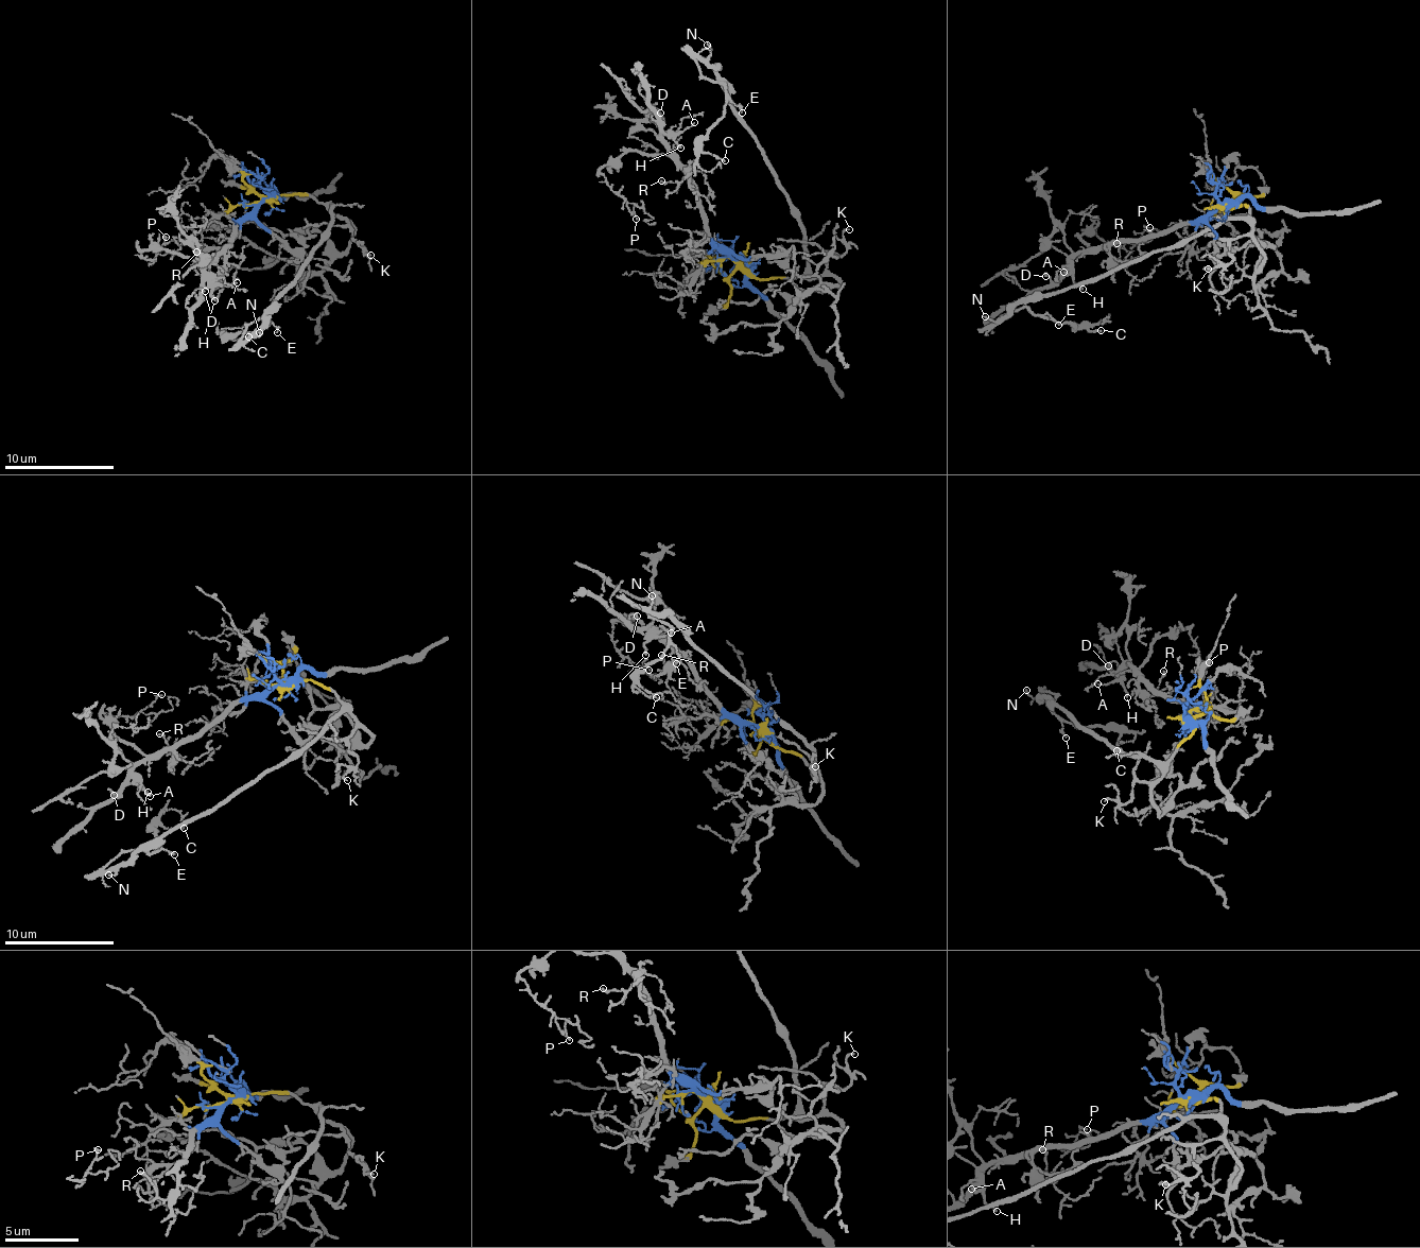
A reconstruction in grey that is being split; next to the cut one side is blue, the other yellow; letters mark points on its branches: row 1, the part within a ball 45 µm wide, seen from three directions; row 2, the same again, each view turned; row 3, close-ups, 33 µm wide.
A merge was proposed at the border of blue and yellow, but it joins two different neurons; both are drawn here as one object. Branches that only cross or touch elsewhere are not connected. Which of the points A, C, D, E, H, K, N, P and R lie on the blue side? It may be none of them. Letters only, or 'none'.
A, D, H, P, R

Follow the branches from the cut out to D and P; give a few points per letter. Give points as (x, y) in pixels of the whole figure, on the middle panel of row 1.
D: (742, 263), (709, 234), (696, 187), (661, 140), (664, 131), (652, 118), (660, 111)
P: (742, 263), (709, 234), (696, 187), (668, 156), (631, 150), (611, 158), (602, 170), (637, 220)

